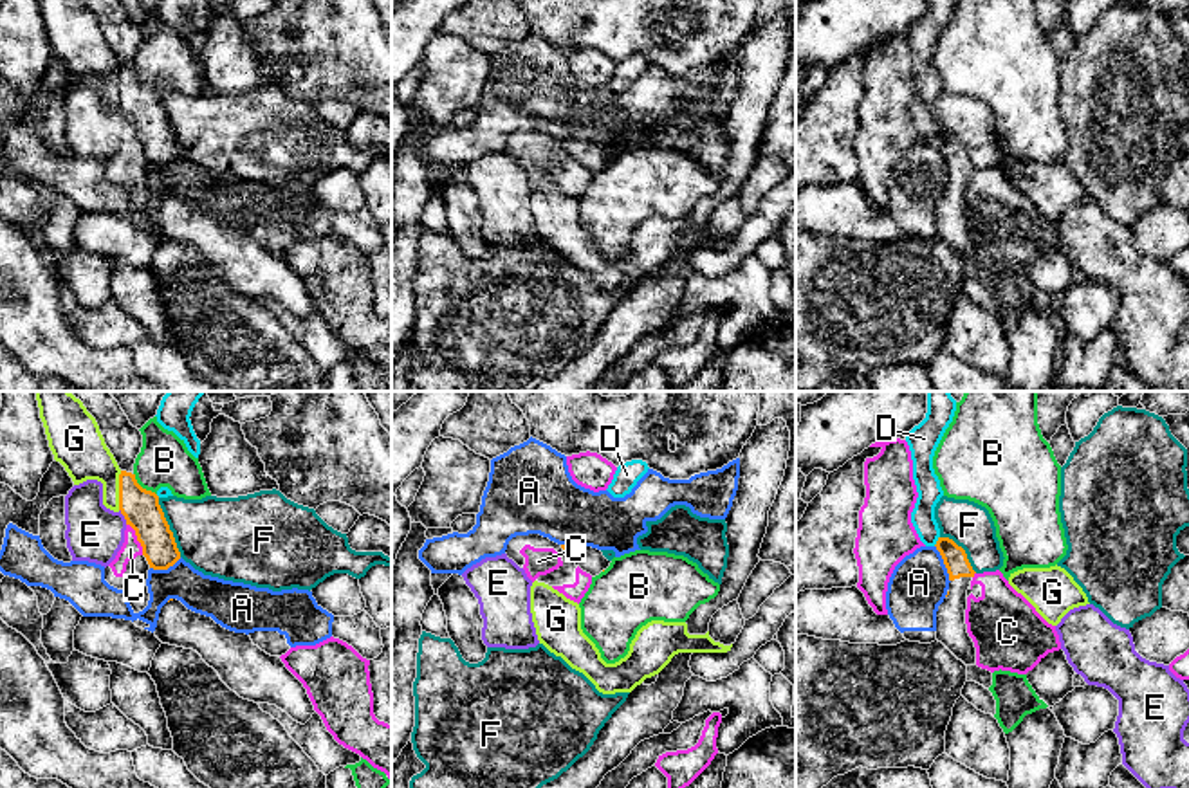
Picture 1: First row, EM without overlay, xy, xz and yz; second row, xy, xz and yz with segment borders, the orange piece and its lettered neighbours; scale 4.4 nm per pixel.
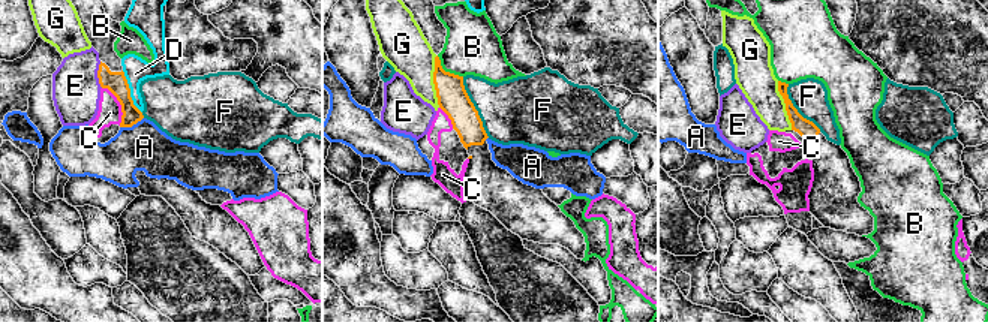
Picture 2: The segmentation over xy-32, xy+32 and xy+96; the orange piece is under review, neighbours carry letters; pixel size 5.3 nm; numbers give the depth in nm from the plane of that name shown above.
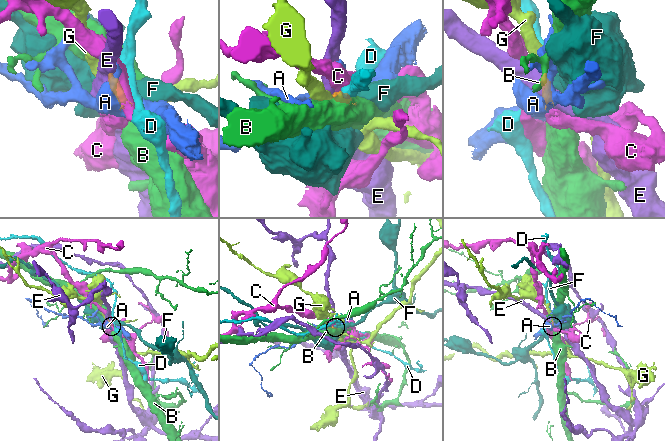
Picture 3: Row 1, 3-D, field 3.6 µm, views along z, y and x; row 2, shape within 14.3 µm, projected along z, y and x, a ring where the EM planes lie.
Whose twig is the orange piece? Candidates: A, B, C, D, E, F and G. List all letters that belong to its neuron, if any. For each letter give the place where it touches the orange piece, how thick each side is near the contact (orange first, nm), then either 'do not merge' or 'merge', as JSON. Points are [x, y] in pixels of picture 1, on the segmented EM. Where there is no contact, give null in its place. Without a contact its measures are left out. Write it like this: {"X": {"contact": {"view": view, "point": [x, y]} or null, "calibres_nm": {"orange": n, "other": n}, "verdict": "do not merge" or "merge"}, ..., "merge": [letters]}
{"A": {"contact": {"view": "yz", "point": [944, 563]}, "calibres_nm": {"orange": 110, "other": 260}, "verdict": "do not merge"}, "B": {"contact": {"view": "xy", "point": [141, 487]}, "calibres_nm": {"orange": 170, "other": 220}, "verdict": "do not merge"}, "C": {"contact": {"view": "xy", "point": [138, 540]}, "calibres_nm": {"orange": 170, "other": 90}, "verdict": "do not merge"}, "D": {"contact": {"view": "yz", "point": [937, 541]}, "calibres_nm": {"orange": 110, "other": 110}, "verdict": "do not merge"}, "E": {"contact": {"view": "xy", "point": [123, 514]}, "calibres_nm": {"orange": 170, "other": 260}, "verdict": "do not merge"}, "F": {"contact": {"view": "xy", "point": [168, 527]}, "calibres_nm": {"orange": 170, "other": 360}, "verdict": "do not merge"}, "G": {"contact": {"view": "xy", "point": [119, 491]}, "calibres_nm": {"orange": 170, "other": 220}, "verdict": "do not merge"}, "merge": []}

